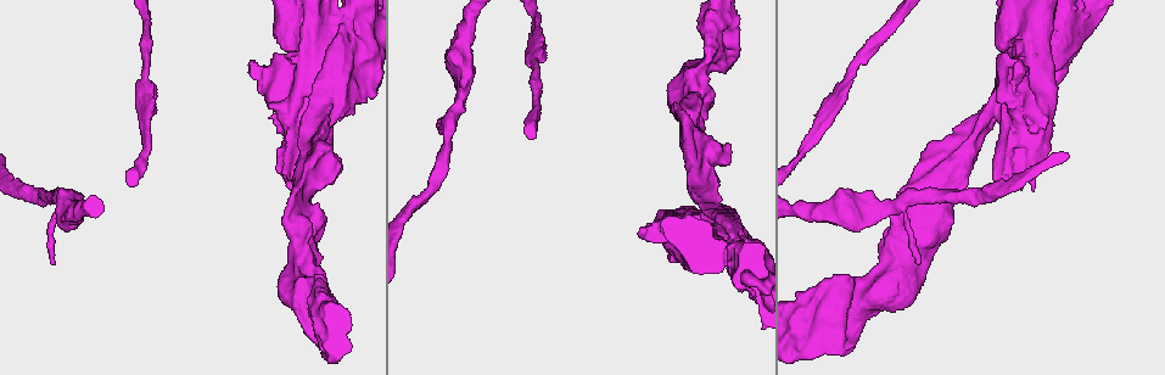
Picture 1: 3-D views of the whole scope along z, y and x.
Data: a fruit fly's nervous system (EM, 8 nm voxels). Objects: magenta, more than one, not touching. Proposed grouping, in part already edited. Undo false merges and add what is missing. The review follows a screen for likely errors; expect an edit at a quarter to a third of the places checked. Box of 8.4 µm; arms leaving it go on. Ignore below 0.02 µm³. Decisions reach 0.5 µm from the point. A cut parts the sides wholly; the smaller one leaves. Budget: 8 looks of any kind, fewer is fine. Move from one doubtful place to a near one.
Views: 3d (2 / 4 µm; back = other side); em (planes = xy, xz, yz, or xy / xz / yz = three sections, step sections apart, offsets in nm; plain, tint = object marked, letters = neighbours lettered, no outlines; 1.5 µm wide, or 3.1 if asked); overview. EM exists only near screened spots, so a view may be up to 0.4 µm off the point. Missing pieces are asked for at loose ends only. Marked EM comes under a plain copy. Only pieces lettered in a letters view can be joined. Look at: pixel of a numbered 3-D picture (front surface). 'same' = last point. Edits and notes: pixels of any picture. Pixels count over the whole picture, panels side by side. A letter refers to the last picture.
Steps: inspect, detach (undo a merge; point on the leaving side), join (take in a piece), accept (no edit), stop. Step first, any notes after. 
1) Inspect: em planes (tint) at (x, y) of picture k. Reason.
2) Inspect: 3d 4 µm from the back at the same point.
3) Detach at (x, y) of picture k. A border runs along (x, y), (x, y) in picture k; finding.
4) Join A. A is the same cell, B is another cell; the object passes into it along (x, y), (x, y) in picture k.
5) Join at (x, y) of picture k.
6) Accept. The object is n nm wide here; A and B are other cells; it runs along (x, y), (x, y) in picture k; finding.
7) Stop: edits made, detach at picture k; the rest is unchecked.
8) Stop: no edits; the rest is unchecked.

Inspect: 3d 4 µm at (849, 79) of picture 1. A narrow waist.

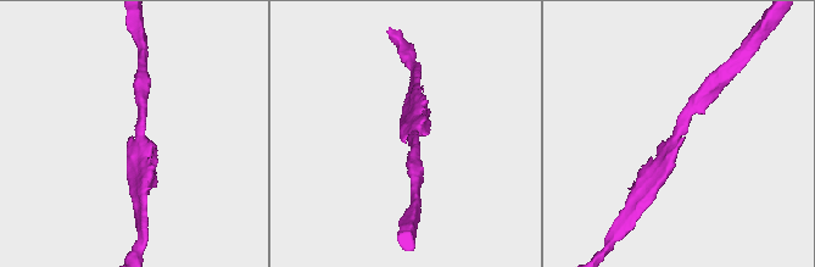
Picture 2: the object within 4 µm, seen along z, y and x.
Inspect: em xz step 4 (tint) at (676, 134) of picture 2. The arms are 220, 240 nm wide.

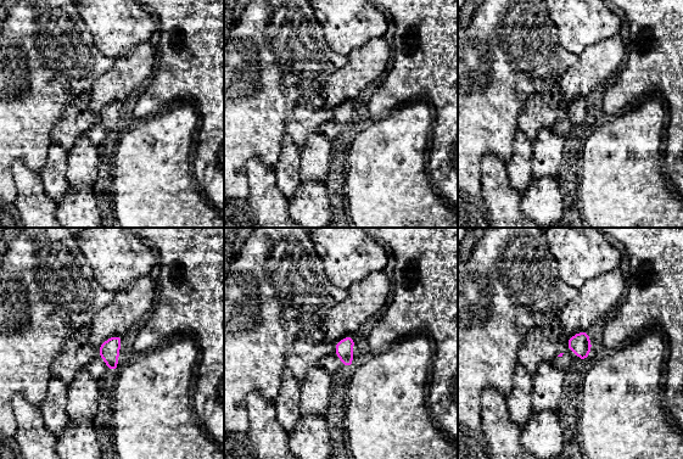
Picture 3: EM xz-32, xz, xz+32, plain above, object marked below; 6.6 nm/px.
Inspect: em planes (letters) at the same point. Another direction.

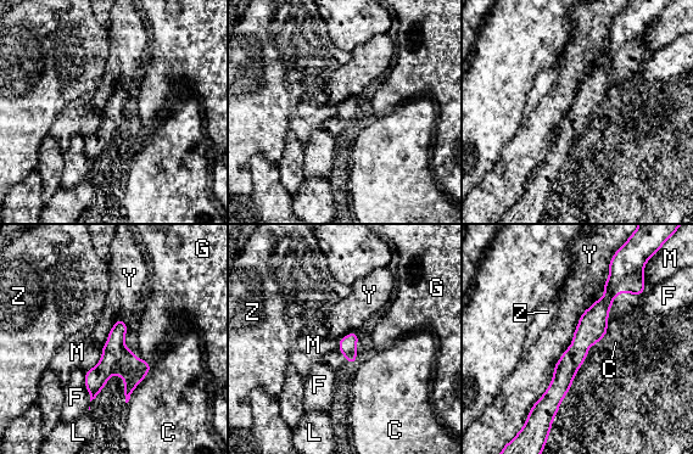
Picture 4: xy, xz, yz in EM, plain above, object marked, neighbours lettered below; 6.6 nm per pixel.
Accept. The object is 110 nm wide here; C, F, G, L, M, Y and Z are other cells; a border runs along (609, 262), (604, 293), (562, 356) in picture 4; all the same cell.

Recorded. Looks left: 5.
Inspect: 3d 2 µm at (927, 266) of picture 1. Stops while still wide.

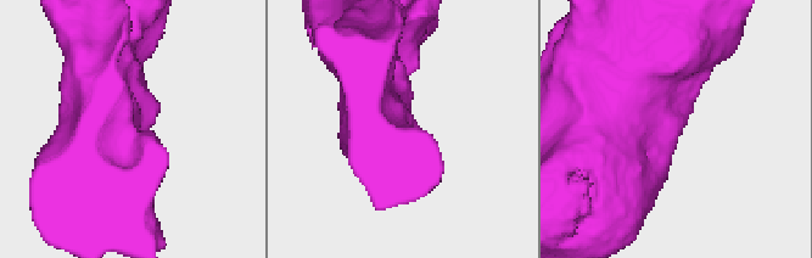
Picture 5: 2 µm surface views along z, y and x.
Inspect: em xz step 8 (tint) at (680, 131) of picture 5. The arms are 440, 440 nm wide.

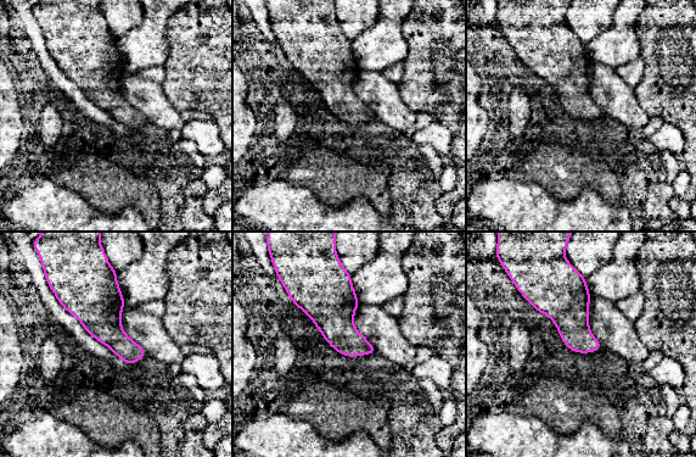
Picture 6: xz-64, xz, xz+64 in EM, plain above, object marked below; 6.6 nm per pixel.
Inspect: em planes (letters) at the same point.

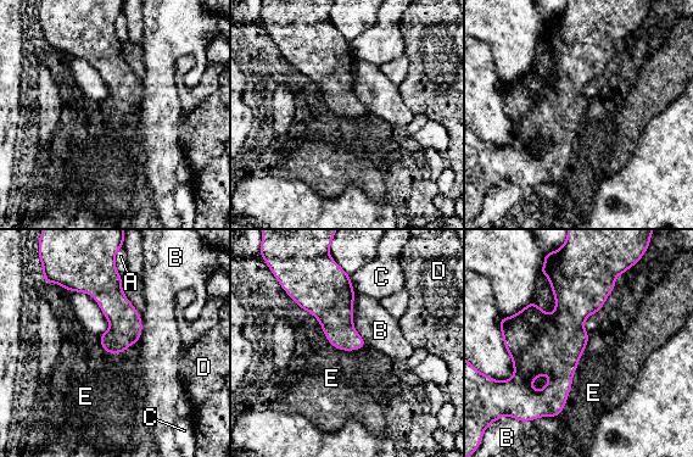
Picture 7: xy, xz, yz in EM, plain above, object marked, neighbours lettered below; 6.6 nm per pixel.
Accept. The object is 200 nm wide here; A, B, C, D and E are other cells; a border runs along (588, 333), (568, 400), (559, 414) in picture 7; none of them fits.

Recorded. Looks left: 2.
Stop: no edits; the rest is unchecked.

